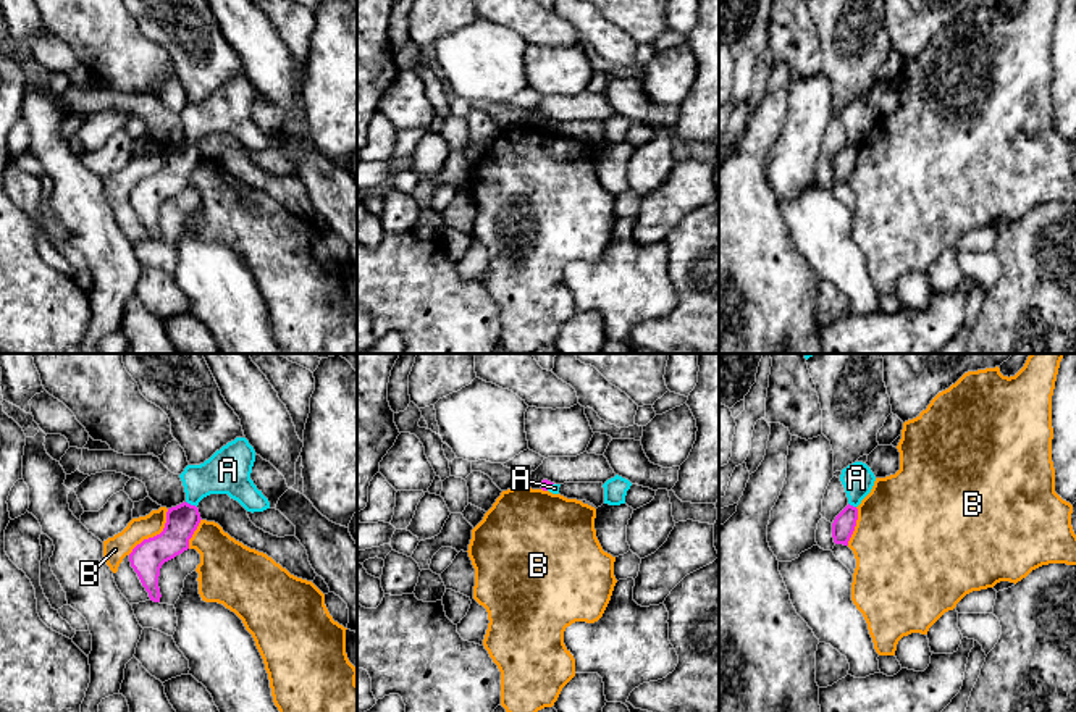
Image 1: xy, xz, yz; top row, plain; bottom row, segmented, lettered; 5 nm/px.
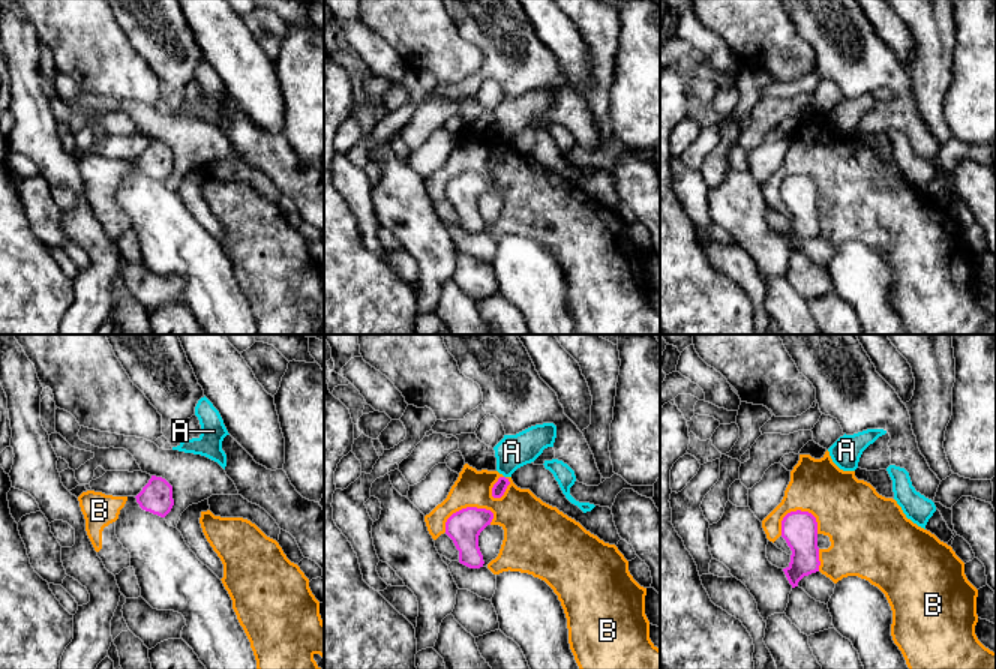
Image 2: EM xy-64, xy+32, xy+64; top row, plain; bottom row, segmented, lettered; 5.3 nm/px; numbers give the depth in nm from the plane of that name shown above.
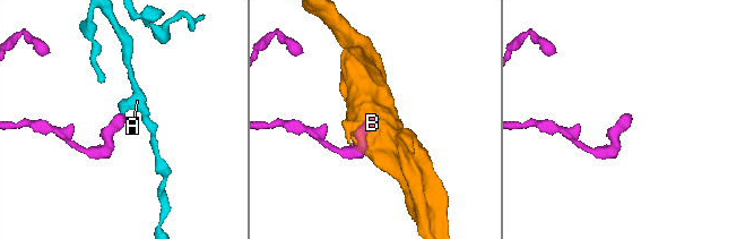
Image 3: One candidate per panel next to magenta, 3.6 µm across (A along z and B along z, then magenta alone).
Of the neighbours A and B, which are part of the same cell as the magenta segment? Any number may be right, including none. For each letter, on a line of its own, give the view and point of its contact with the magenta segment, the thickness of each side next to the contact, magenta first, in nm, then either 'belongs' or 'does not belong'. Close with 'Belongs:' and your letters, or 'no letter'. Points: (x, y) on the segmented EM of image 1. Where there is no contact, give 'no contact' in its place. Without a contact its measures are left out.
A: xy (189, 504) | 160/220 nm | does not belong
B: xy (157, 535) | 160/120 nm | does not belong
Belongs: no letter

